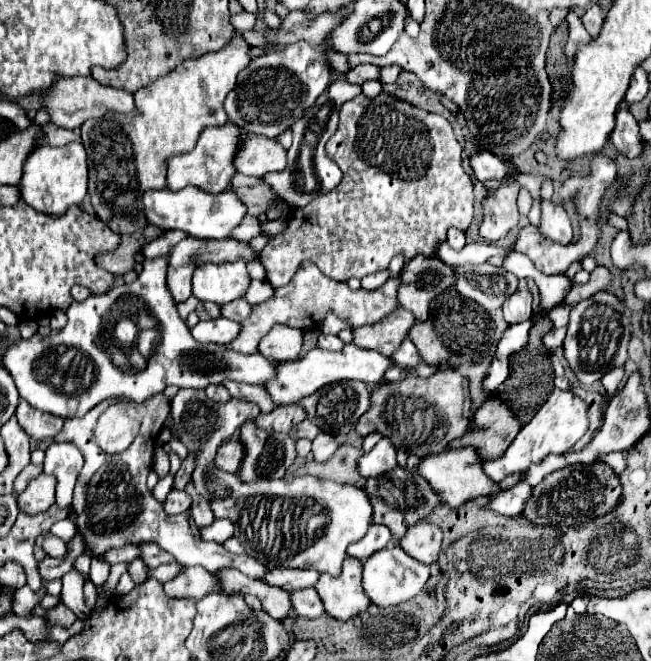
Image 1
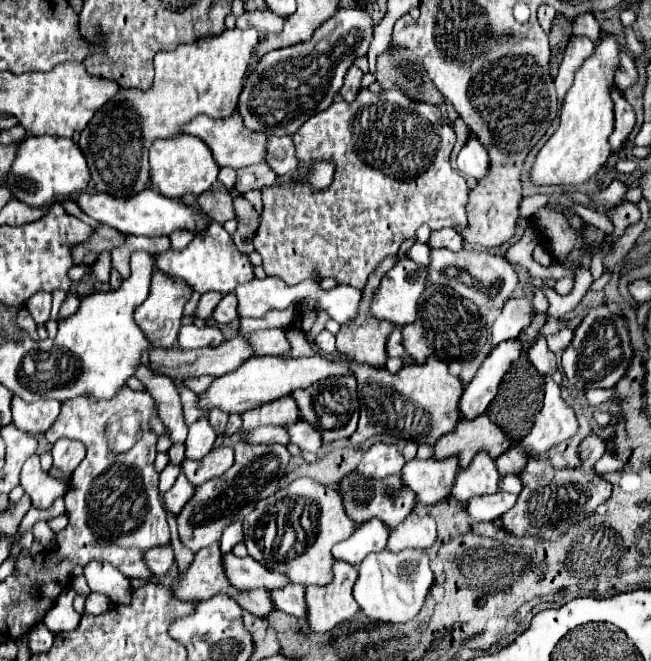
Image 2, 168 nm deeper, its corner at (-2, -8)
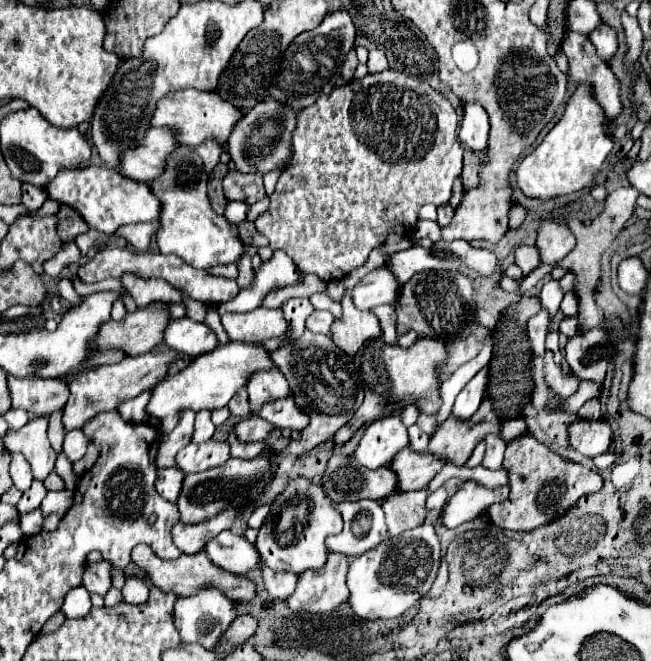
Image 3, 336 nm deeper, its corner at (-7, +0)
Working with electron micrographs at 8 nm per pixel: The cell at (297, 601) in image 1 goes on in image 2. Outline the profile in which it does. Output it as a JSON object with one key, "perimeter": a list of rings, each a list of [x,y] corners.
{"perimeter":[[[287,585],[285,589],[271,591],[271,599],[275,601],[275,607],[293,615],[293,617],[305,617],[307,615],[307,603],[305,603],[305,585]]]}

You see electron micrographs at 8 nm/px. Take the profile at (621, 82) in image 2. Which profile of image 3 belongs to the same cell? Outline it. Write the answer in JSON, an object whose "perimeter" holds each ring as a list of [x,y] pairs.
{"perimeter":[[[600,23],[588,37],[594,43],[596,53],[602,61],[608,61],[614,55],[616,47],[618,47],[618,37],[616,37],[616,31],[610,25]]]}

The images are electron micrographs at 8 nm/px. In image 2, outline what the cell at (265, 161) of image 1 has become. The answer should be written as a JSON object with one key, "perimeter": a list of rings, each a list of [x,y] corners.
{"perimeter":[[[233,113],[231,117],[227,117],[223,121],[211,121],[207,117],[195,117],[195,121],[191,121],[191,125],[187,125],[187,133],[195,135],[195,137],[199,137],[207,143],[207,147],[211,149],[219,167],[229,167],[229,169],[237,171],[237,169],[243,169],[243,167],[249,167],[249,165],[265,163],[267,135],[247,129],[243,125],[239,113]]]}

